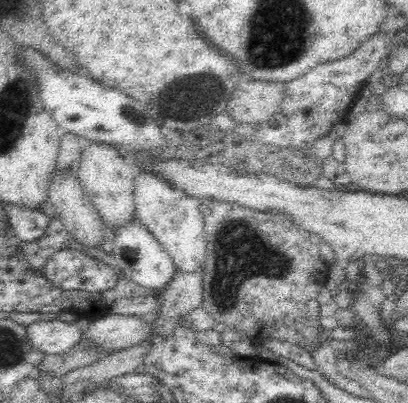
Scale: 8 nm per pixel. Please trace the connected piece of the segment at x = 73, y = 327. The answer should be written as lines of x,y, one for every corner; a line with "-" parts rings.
79,319
75,323
62,320
41,320
26,324
27,336
33,350
55,355
76,346
82,340
84,330
91,323
89,319

